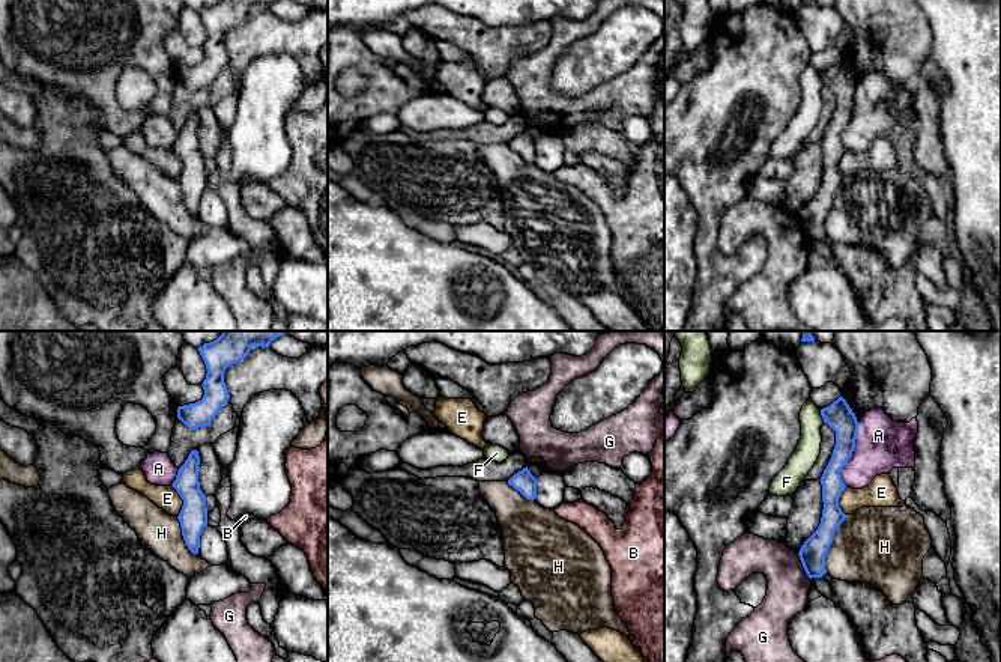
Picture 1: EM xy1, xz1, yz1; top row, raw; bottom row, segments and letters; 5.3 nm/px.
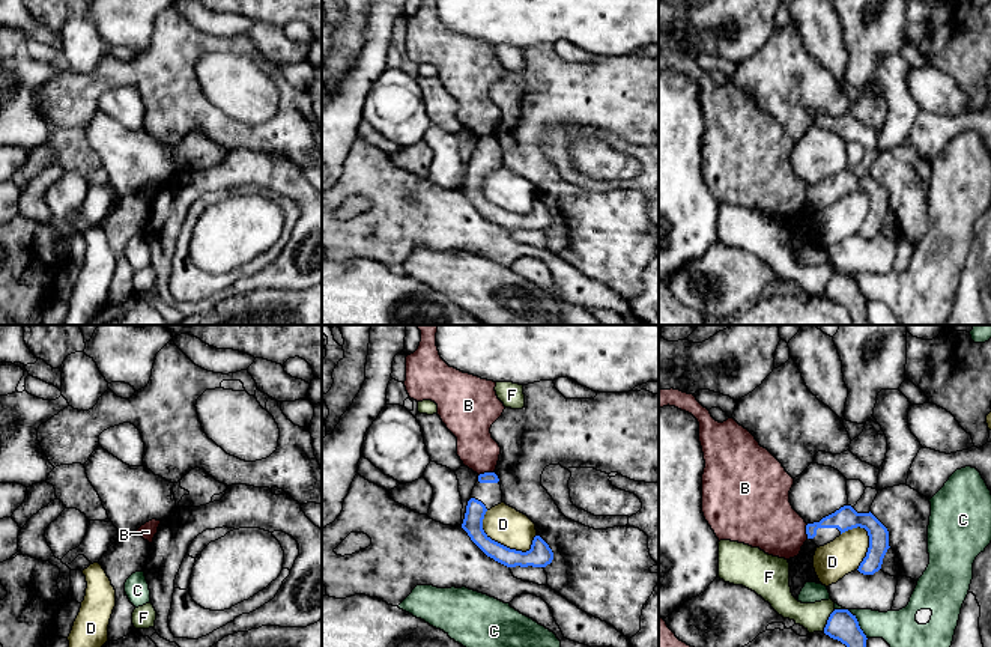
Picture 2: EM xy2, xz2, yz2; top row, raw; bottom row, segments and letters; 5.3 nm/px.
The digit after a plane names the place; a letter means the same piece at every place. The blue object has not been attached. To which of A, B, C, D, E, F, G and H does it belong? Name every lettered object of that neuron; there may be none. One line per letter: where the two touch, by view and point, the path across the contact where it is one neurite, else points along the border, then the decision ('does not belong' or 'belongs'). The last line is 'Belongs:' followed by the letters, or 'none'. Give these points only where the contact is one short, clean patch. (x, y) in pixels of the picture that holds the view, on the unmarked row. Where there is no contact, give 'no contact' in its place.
A: meets blue in yz1 at (840, 133); border along yz1 (852, 116), (840, 136), (845, 148); does not belong
B: meets blue in xz2 at (486, 136); border along xz2 (493, 134), (484, 134), (478, 139); does not belong
C: meets blue in yz2 at (857, 288); border along yz2 (847, 273), (856, 282), (866, 301); does not belong
D: meets blue in xz2 at (497, 205); does not belong
E: meets blue in xy1 at (184, 164); does not belong
F: meets blue in yz2 at (827, 283); does not belong
G: meets blue in yz1 at (803, 229); border along yz1 (797, 217), (804, 235), (810, 241); does not belong
H: meets blue in yz1 at (831, 205); border along yz1 (848, 178), (834, 196), (825, 221), (825, 235); does not belong
Belongs: none

